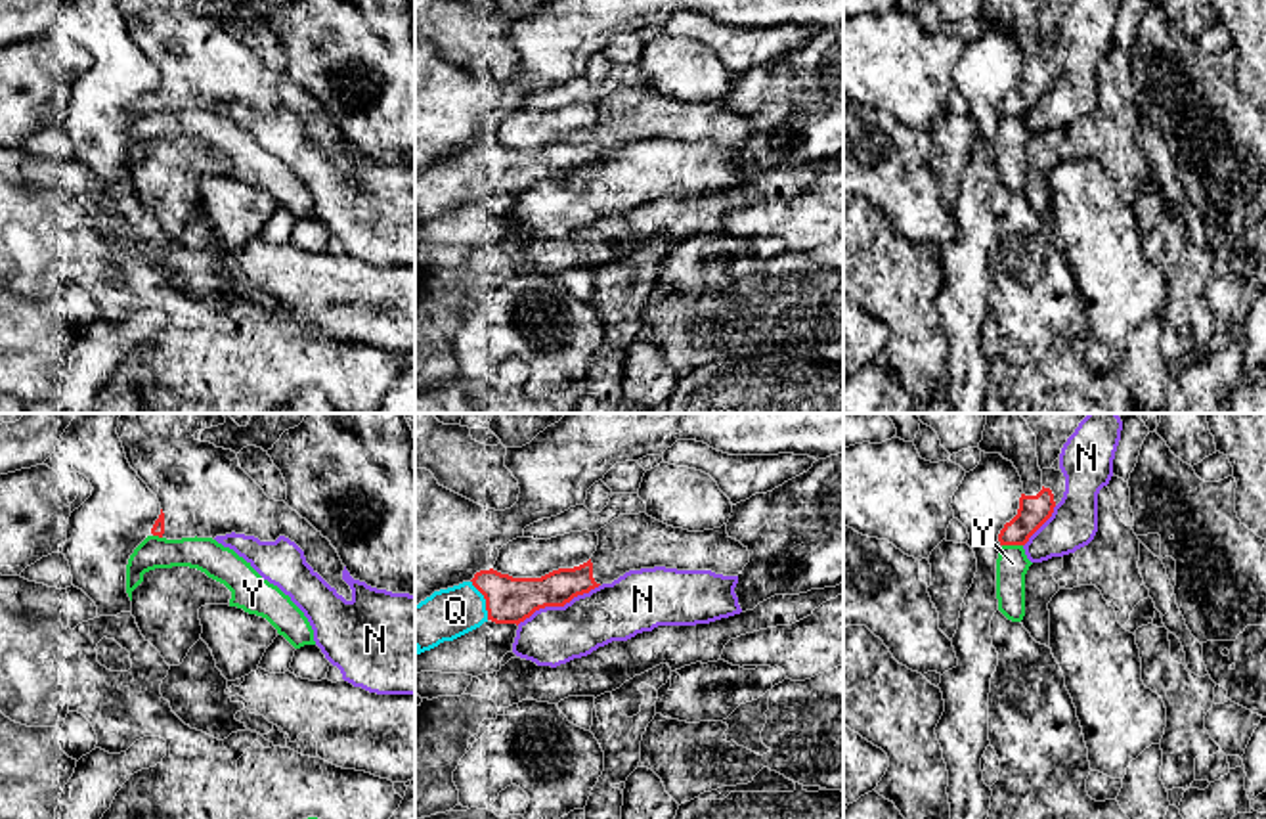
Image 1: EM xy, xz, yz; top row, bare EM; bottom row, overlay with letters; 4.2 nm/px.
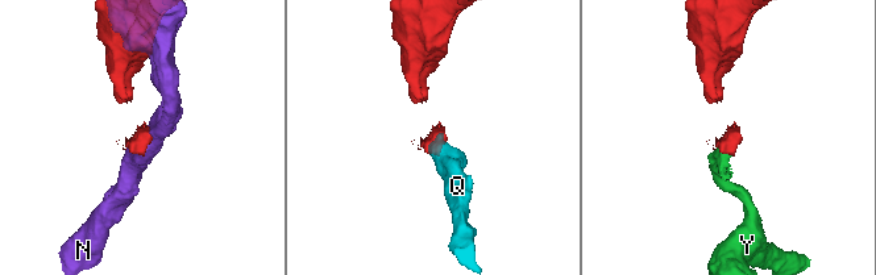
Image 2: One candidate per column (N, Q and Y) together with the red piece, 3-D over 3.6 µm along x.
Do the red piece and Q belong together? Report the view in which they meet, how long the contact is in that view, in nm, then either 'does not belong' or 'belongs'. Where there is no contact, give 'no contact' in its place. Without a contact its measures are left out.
meets red in xz; contact 180 nm long; belongs

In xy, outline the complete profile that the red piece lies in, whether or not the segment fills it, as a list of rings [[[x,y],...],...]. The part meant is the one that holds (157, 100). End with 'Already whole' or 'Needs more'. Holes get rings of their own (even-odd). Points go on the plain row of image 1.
[[[117,0],[126,31],[161,75],[161,86],[151,105],[166,111],[216,109],[226,105],[254,107],[275,113],[279,107],[295,113],[306,134],[346,172],[352,161],[342,151],[344,136],[327,109],[285,73],[270,71],[264,61],[241,40],[237,25],[201,13],[193,6],[205,0]]]. Needs more

